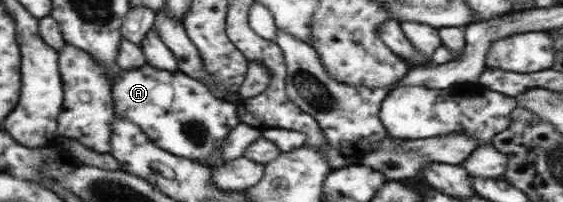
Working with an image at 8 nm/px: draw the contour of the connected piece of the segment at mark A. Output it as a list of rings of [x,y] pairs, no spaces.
[[[146,65],[136,70],[119,70],[118,78],[111,87],[115,115],[136,123],[150,141],[162,150],[193,161],[206,162],[226,142],[228,134],[240,124],[238,103],[219,99],[202,81],[190,78],[182,71],[160,70]]]

